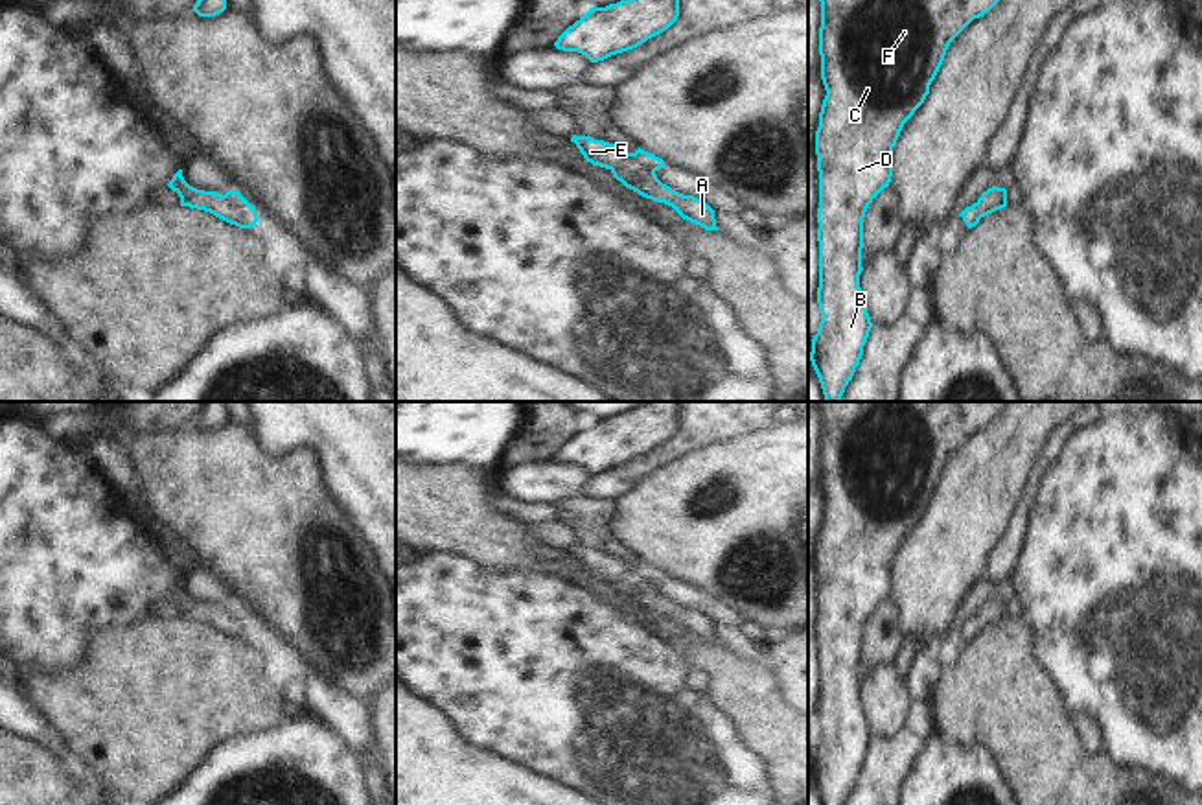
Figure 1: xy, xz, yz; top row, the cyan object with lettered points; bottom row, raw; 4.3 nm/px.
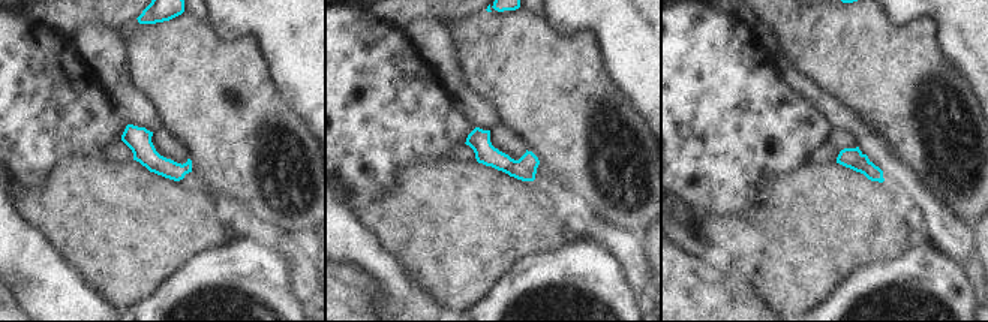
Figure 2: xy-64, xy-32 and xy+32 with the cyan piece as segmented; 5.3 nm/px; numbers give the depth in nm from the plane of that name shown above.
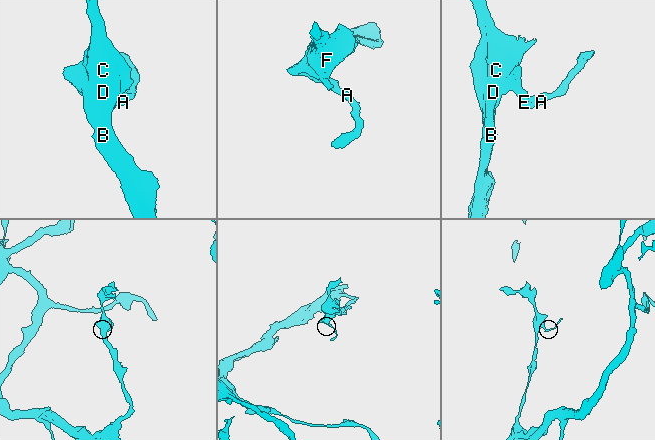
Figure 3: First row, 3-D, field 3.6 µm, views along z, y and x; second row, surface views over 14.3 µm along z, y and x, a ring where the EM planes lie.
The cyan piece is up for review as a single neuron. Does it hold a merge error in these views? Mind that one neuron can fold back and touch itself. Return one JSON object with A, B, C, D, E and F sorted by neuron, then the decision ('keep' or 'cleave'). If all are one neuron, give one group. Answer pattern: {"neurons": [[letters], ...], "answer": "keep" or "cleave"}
{"neurons": [["A", "B", "C", "D", "E", "F"]], "answer": "keep"}

